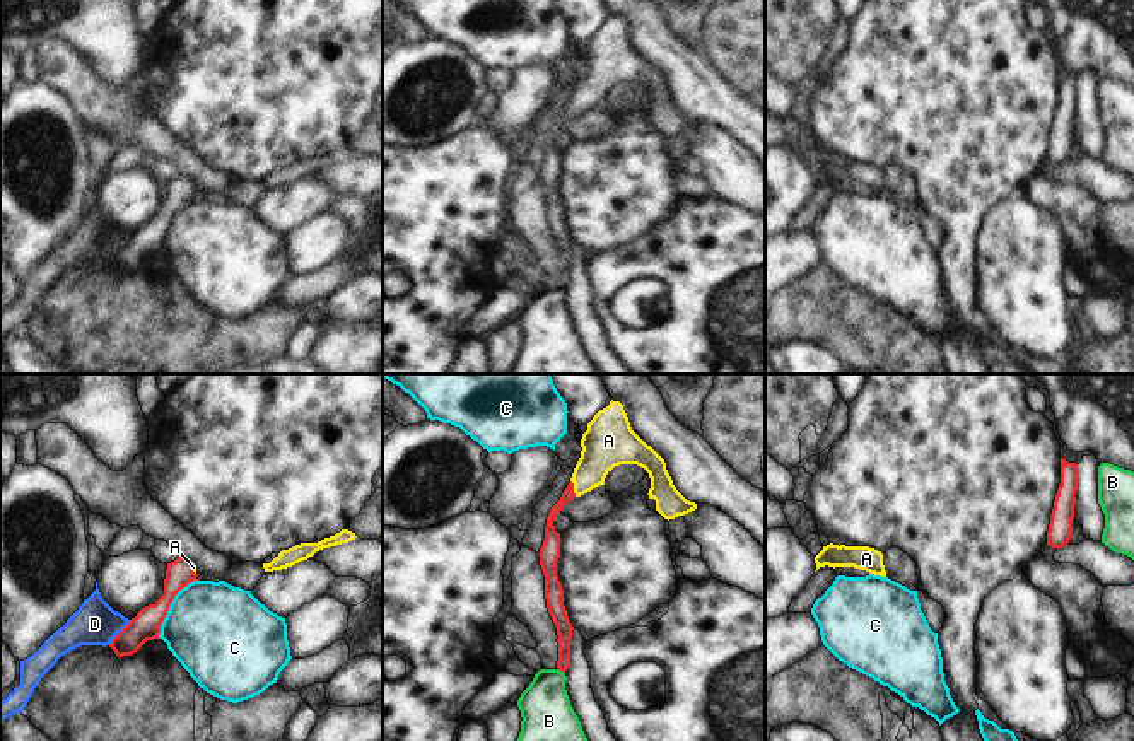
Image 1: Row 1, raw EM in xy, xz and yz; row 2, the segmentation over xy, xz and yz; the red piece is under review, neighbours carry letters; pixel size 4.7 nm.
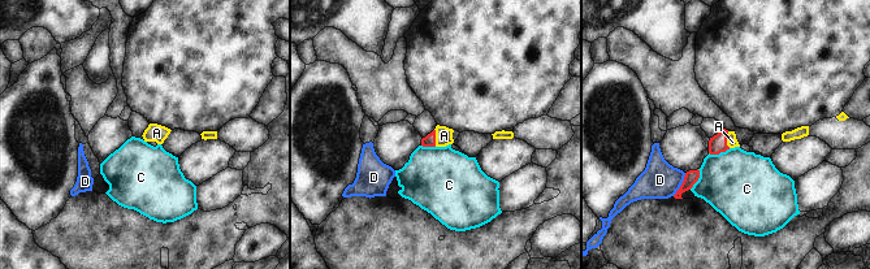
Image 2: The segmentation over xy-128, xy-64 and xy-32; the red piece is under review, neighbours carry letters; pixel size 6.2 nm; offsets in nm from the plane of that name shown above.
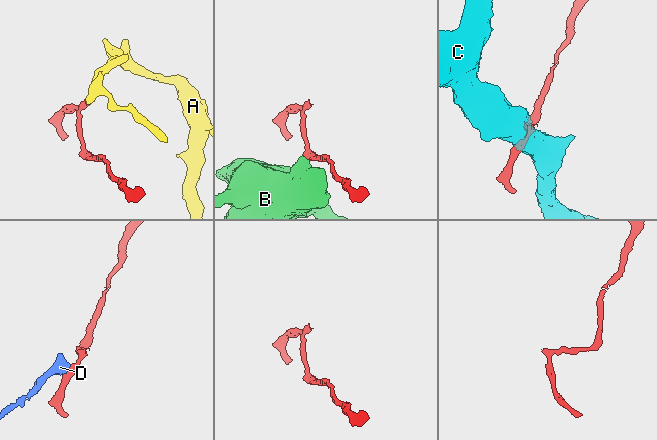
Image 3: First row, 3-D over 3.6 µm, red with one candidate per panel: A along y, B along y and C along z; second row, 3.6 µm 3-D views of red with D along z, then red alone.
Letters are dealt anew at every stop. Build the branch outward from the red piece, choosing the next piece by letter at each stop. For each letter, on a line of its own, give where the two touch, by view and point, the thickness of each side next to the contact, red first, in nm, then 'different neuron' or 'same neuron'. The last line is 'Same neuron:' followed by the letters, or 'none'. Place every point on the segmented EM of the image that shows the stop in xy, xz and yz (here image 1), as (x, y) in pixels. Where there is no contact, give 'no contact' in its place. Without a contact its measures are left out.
A: meets red in xz at (572, 489); 70 nm thick on the red side, 200 nm on the other; same neuron
B: meets red in xz at (561, 670); 80 nm thick on the red side, 240 nm on the other; different neuron
C: meets red in xy at (169, 605); 140 nm thick on the red side, 460 nm on the other; different neuron
D: meets red in xy at (120, 632); 140 nm thick on the red side, 200 nm on the other; different neuron
Same neuron: A

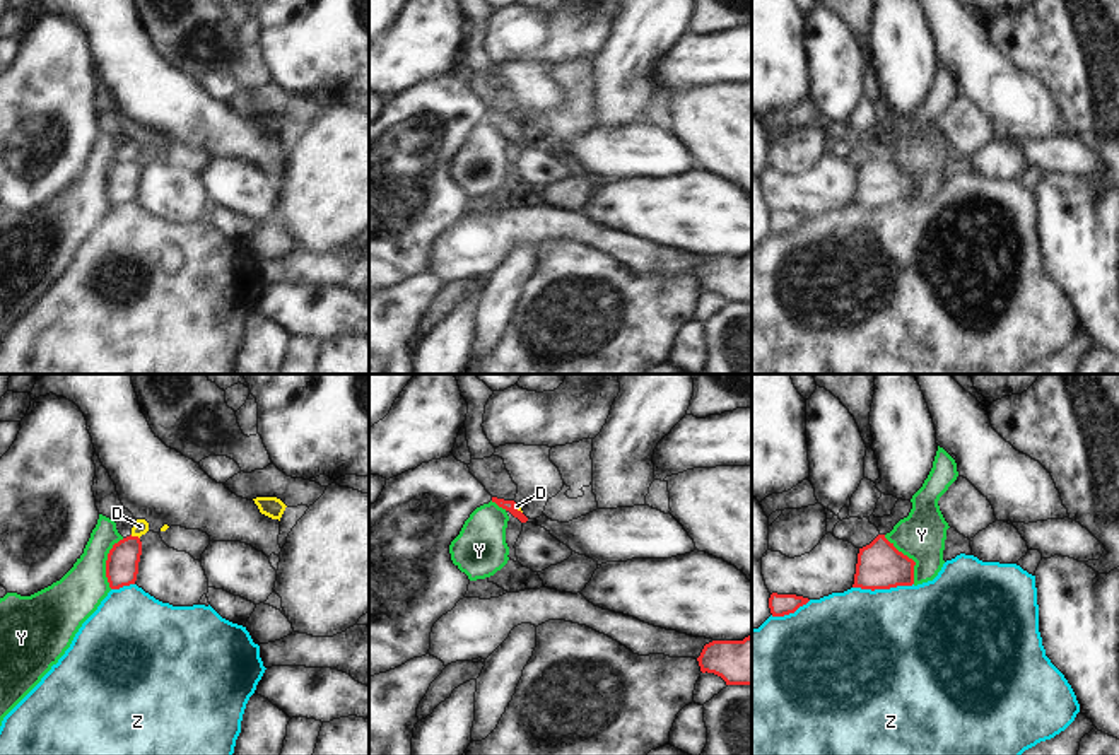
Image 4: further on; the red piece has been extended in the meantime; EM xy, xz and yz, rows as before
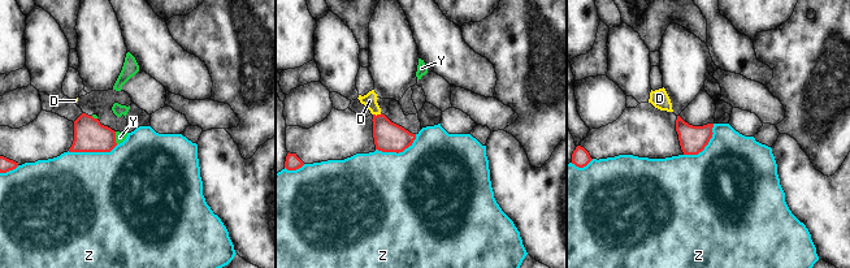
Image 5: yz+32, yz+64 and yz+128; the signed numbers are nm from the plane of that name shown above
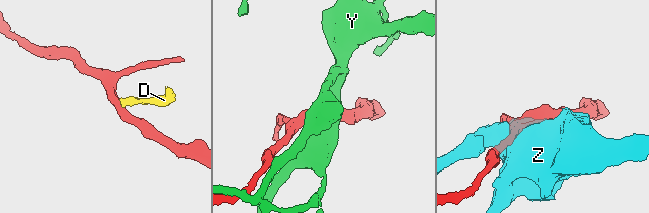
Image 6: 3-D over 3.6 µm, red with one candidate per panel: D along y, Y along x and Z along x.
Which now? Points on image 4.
D: meets red in xy at (135, 537); 160 nm thick on the red side, 70 nm on the other; different neuron
Y: meets red in yz at (908, 557); 220 nm thick on the red side, 220 nm on the other; different neuron
Z: meets red in yz at (882, 588); 220 nm thick on the red side, 500 nm on the other; different neuron
Same neuron: none

